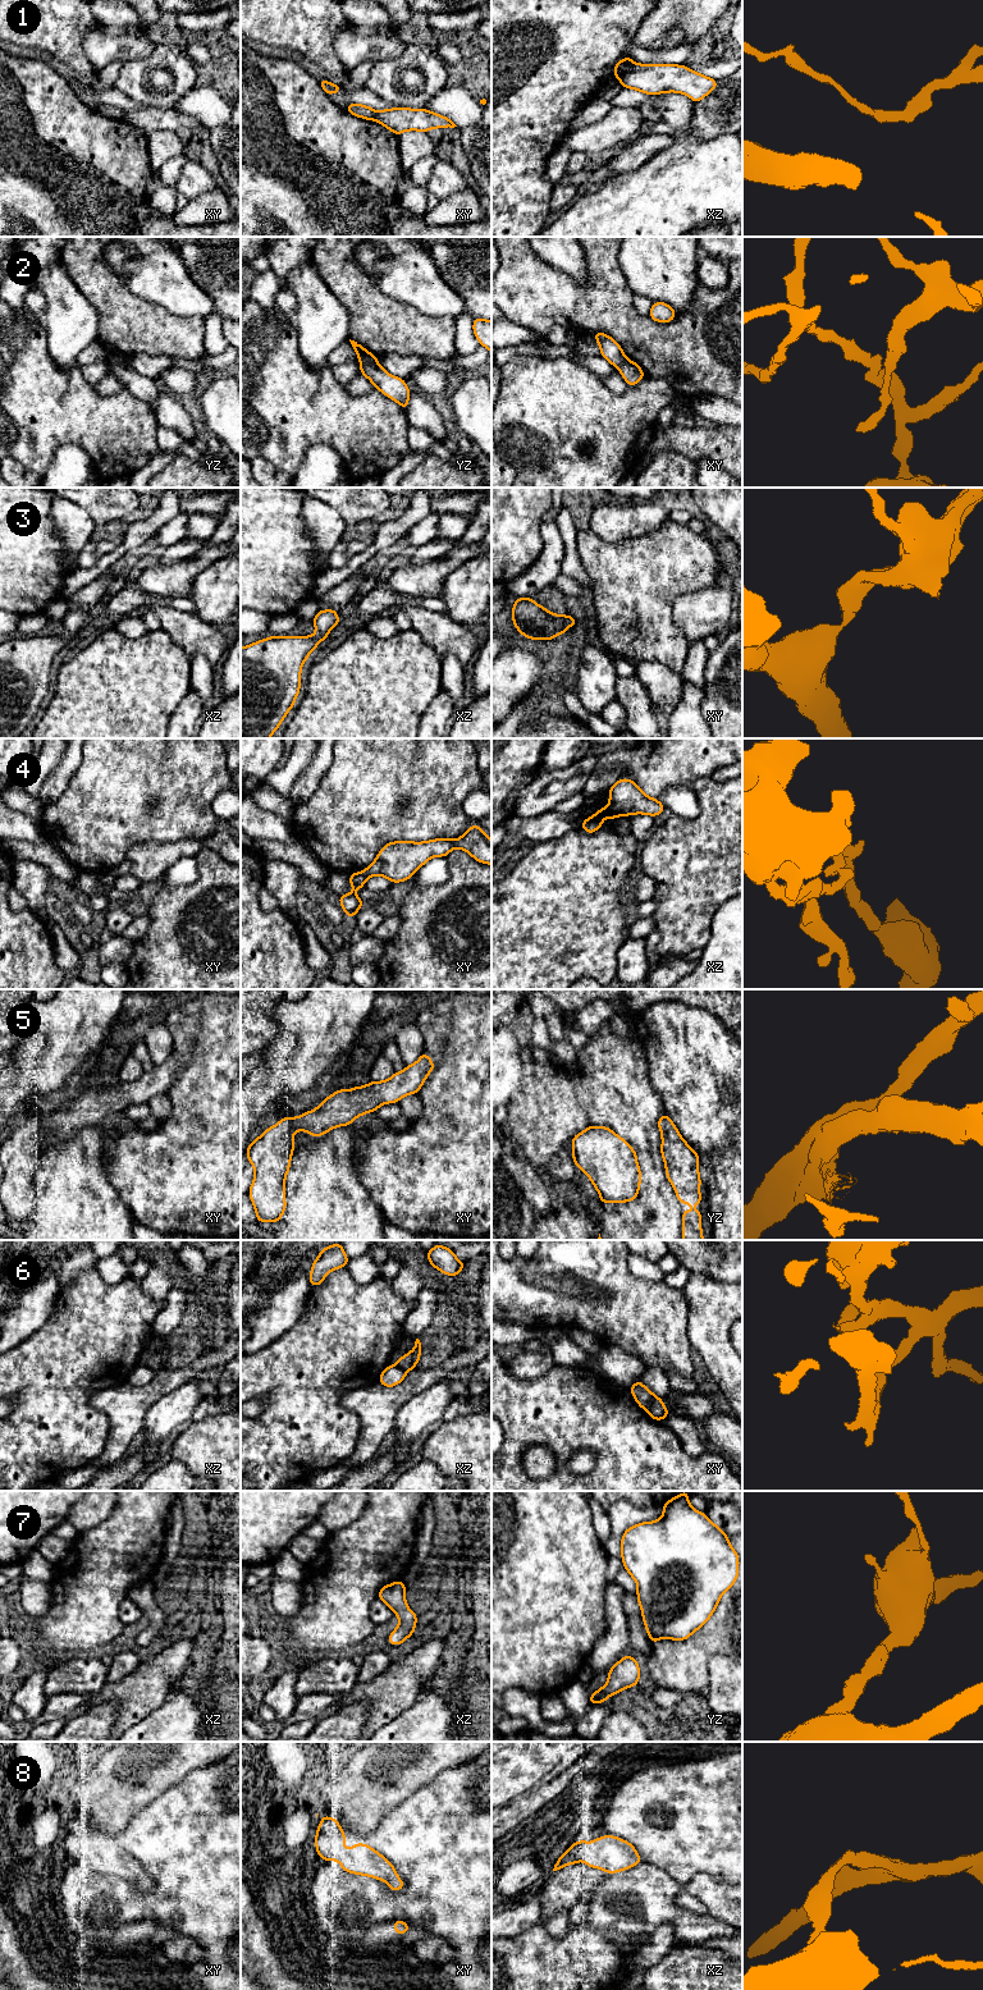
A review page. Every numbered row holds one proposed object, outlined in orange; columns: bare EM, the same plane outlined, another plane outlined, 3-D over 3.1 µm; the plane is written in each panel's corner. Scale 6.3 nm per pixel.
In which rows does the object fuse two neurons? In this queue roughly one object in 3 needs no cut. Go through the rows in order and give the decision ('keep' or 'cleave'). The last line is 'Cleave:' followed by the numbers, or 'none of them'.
1: cleave
2: cleave
3: keep
4: cleave
5: keep
6: cleave
7: keep
8: keep
Cleave: 1, 2, 4, 6

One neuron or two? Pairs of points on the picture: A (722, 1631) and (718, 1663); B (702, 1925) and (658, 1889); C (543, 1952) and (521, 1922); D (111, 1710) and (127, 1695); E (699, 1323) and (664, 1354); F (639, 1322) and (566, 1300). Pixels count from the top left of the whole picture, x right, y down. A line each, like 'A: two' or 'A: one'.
A: two
B: one
C: two
D: two
E: two
F: one

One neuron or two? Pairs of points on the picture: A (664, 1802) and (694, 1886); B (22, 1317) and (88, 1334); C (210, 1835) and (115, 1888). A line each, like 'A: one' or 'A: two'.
A: two
B: two
C: one

